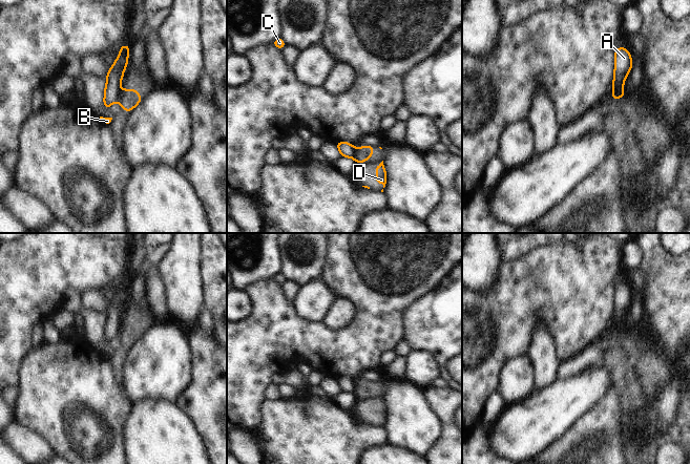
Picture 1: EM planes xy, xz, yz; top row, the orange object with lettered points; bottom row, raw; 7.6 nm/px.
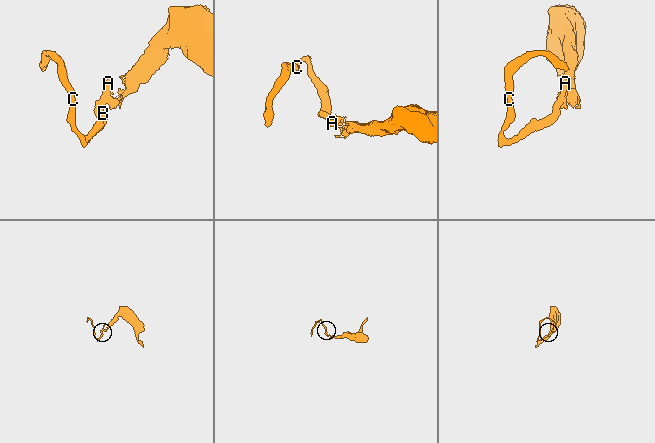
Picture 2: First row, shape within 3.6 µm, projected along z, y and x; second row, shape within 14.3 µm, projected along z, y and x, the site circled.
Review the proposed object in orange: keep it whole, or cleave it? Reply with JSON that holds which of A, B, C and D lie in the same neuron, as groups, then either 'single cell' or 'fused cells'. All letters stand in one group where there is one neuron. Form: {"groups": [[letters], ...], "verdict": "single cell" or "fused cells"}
{"groups": [["A", "B", "C"], ["D"]], "verdict": "fused cells"}

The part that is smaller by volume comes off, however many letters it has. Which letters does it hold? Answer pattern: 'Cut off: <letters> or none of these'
Cut off: A, B, C

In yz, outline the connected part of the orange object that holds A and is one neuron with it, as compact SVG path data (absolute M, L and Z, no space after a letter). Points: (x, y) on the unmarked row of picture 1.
M623 281L616 283L614 288L614 320L612 321L614 325L610 329L611 335L613 335L613 329L623 323L625 314L631 305L632 300L631 289Z

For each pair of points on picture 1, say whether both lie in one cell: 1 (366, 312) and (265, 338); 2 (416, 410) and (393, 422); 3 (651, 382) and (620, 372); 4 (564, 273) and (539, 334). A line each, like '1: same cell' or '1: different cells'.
1: same cell
2: same cell
3: same cell
4: different cells

